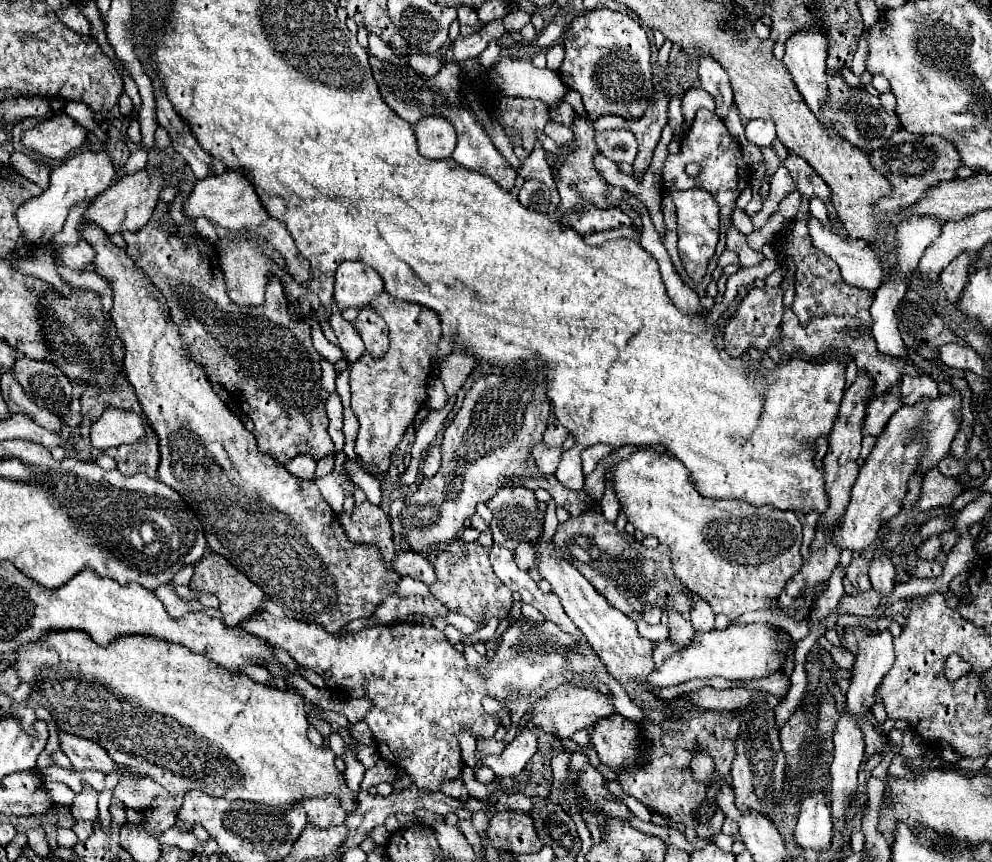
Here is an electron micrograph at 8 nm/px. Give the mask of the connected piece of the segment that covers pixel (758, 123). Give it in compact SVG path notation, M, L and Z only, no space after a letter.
M754 119L746 125L746 139L758 147L770 145L776 139L776 129L772 119Z

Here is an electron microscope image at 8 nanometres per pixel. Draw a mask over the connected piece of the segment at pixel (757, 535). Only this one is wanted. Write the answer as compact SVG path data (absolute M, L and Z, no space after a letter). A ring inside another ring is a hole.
M636 447L626 459L610 465L606 473L610 473L610 483L620 503L620 511L646 537L652 535L670 547L674 577L680 579L690 591L696 591L706 603L710 603L716 615L724 613L734 621L746 611L768 609L784 589L786 581L800 571L802 525L794 511L778 511L776 507L768 505L758 507L736 499L728 501L702 497L690 483L686 467L682 467L682 463L678 463L678 459L672 455L654 451L654 447Z

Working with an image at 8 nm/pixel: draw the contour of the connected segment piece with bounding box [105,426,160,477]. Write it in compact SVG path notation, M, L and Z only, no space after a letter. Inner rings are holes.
M145 426L146 437L133 445L110 448L105 454L115 459L118 470L125 476L145 473L149 477L158 475L160 449L158 437L151 426Z

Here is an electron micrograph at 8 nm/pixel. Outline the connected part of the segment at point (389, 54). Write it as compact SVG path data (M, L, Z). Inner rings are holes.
M374 33L368 35L368 51L382 61L390 61L396 65L407 65L406 57L395 55L389 46Z

